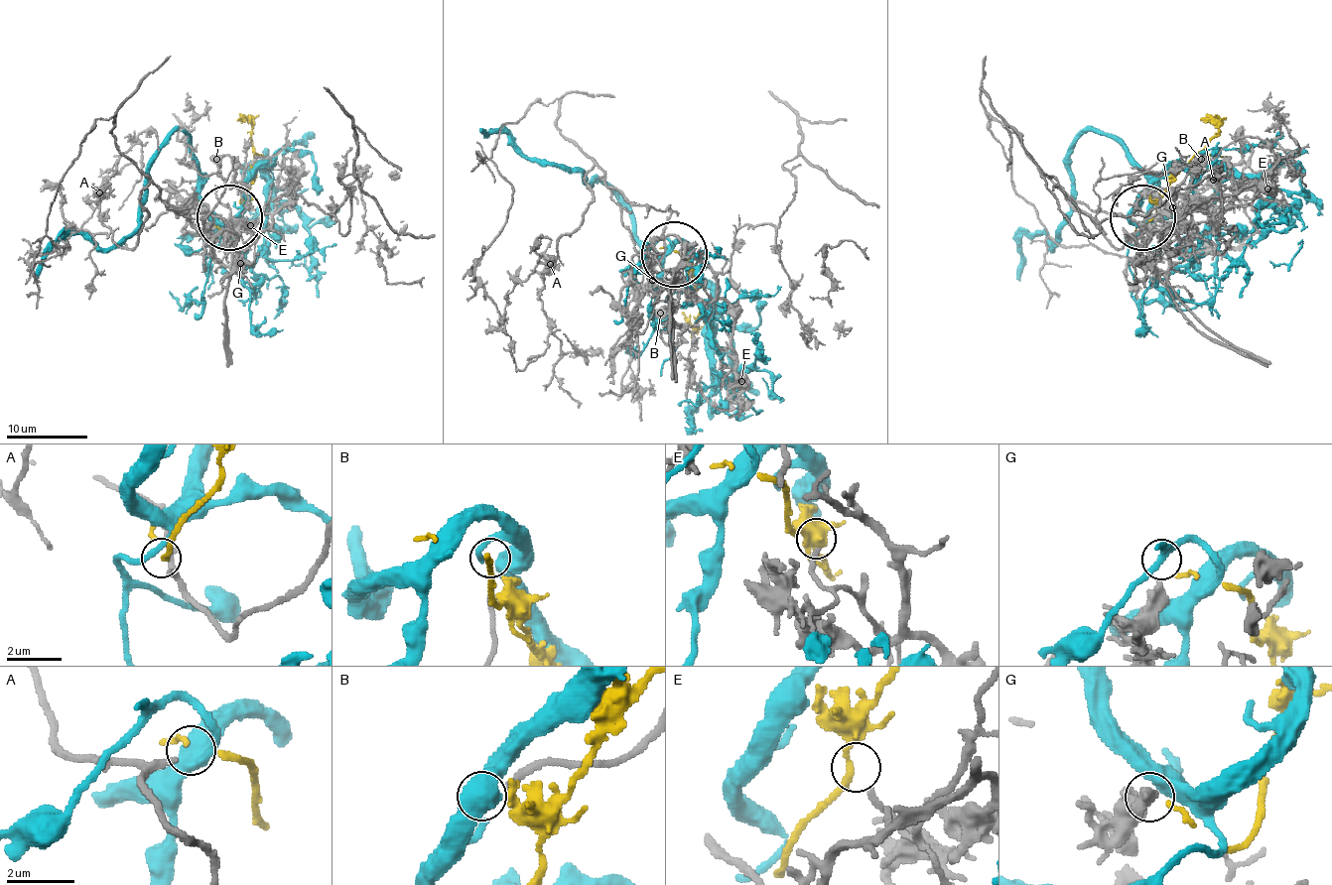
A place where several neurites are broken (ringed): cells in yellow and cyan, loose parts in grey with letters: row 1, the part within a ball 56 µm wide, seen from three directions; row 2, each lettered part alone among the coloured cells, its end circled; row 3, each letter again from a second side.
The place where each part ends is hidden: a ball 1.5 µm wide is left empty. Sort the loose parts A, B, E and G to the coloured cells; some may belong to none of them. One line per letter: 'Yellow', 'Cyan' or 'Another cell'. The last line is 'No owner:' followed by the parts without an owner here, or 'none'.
A: Yellow
B: Cyan
E: Another cell
G: Another cell
No owner: E, G

